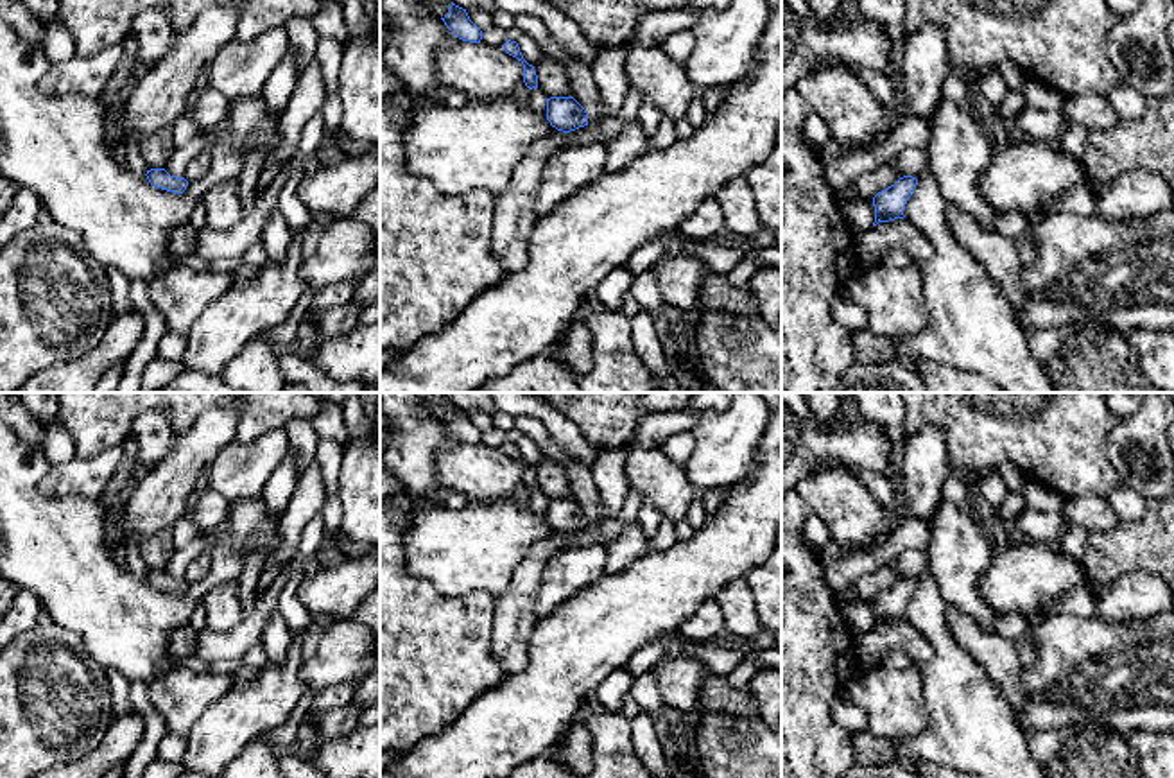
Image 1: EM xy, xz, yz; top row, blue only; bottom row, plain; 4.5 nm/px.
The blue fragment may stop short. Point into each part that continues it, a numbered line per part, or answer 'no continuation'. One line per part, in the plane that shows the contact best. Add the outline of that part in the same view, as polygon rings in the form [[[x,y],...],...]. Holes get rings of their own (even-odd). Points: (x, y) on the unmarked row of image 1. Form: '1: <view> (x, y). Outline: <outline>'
no continuation

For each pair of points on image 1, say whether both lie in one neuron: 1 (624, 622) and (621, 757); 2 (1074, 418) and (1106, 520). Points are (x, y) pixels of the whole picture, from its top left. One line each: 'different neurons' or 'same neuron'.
1: different neurons
2: different neurons

